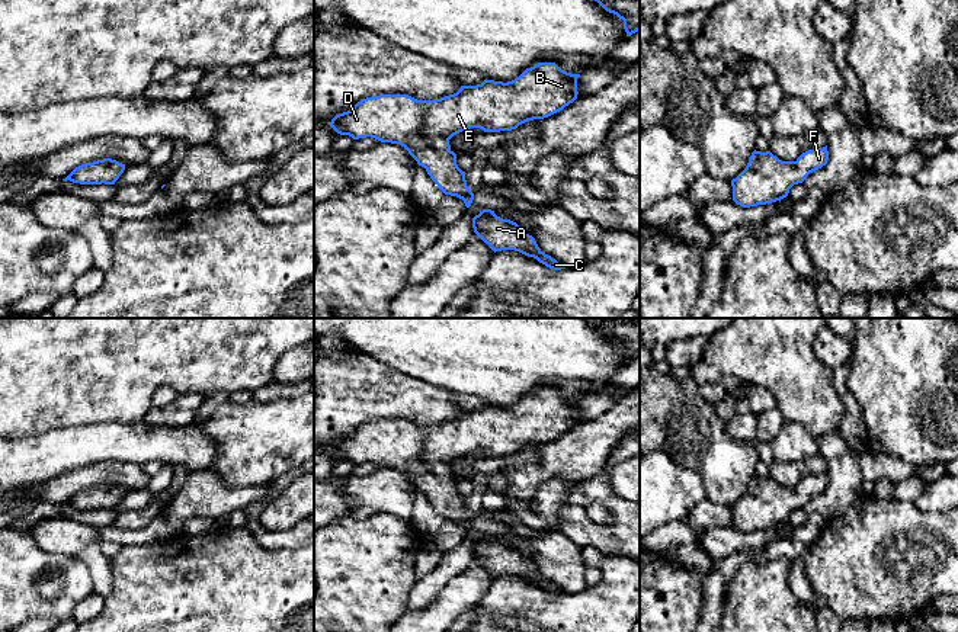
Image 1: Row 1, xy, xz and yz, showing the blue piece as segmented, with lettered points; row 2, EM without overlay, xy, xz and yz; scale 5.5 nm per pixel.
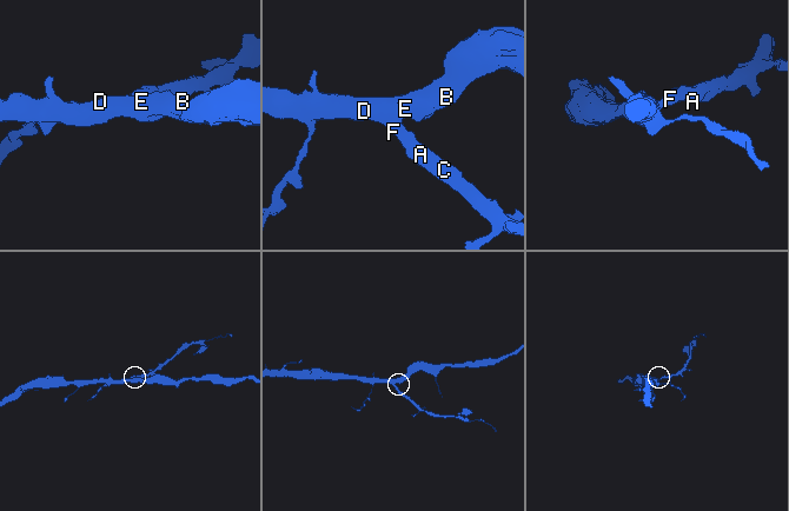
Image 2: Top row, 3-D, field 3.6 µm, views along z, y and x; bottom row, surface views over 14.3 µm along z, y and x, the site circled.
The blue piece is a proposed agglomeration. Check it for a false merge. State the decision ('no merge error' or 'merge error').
no merge error

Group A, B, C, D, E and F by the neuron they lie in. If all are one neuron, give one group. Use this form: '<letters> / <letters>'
A B C D E F

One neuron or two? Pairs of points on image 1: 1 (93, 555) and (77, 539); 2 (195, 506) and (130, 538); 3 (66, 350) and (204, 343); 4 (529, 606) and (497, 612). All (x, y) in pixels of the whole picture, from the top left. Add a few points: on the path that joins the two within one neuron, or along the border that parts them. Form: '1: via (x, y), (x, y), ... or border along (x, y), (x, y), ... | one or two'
1: border along (99, 542), (90, 542), (74, 555) | two
2: via (179, 512), (164, 526), (146, 535) | one
3: via (101, 343), (169, 343) | one
4: via (522, 612), (505, 612) | one

